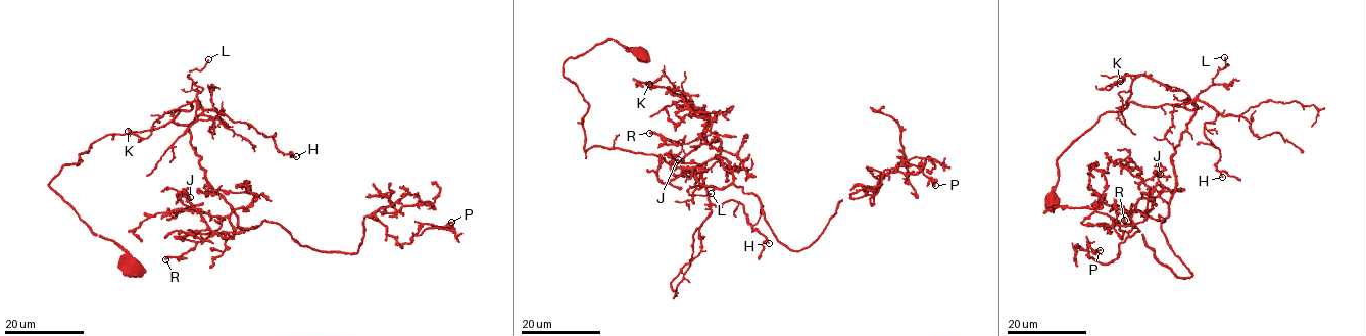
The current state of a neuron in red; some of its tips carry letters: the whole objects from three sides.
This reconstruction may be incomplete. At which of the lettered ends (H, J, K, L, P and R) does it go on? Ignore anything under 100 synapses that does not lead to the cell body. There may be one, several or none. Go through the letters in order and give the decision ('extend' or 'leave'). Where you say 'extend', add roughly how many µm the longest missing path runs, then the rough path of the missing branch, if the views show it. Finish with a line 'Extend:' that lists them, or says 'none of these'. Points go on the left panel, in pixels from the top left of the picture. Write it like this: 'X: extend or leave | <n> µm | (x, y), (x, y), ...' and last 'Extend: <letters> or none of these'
H: leave
J: leave
K: leave
L: leave
P: leave
R: leave
Extend: none of these

